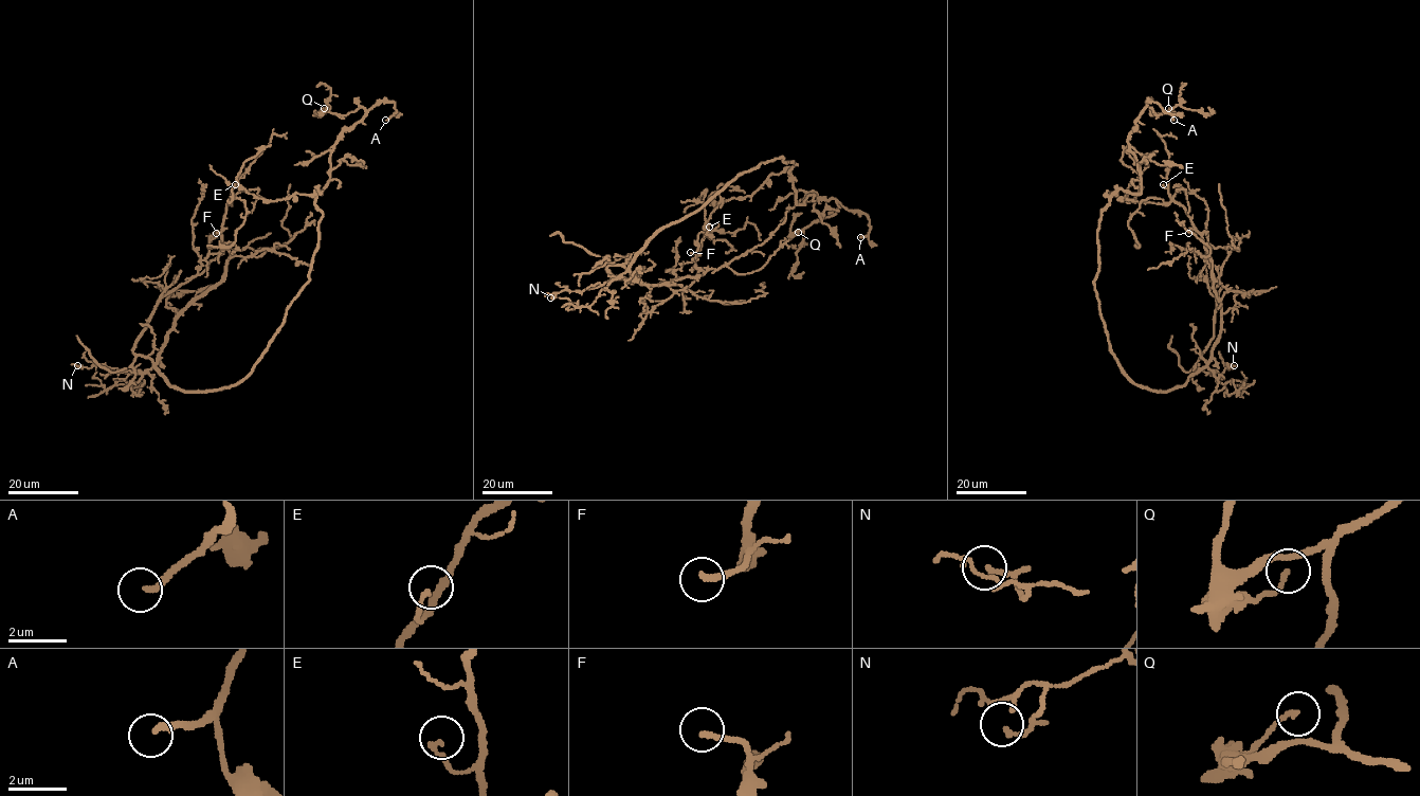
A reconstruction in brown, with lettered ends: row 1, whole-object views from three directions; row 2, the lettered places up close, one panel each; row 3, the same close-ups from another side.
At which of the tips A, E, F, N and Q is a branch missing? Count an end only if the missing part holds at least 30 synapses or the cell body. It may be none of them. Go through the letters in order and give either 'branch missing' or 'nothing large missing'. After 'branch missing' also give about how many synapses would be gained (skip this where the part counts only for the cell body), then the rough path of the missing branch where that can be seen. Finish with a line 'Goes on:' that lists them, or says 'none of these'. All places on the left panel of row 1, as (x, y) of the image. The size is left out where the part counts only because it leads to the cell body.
A: branch missing; 35 synapses; course (385, 120), (360, 136), (341, 131), (321, 132)
E: nothing large missing
F: nothing large missing
N: nothing large missing
Q: nothing large missing
Goes on: A

